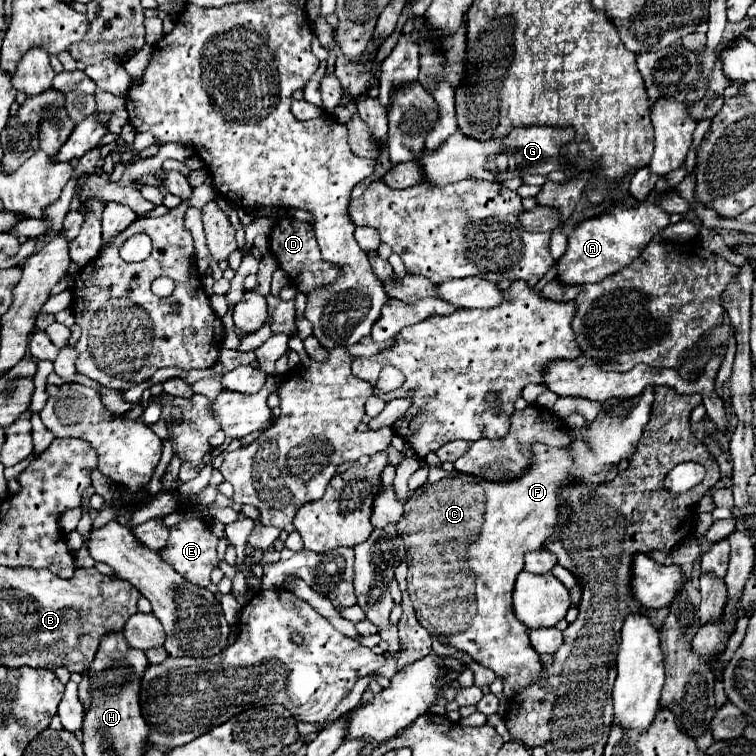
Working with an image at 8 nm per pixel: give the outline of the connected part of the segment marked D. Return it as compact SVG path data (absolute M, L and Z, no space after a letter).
M290 219L290 221L278 221L270 233L270 249L272 255L278 259L280 269L286 269L286 275L290 277L290 281L296 285L298 291L302 291L304 295L310 295L314 289L322 289L330 283L336 281L338 277L338 267L334 263L322 261L312 225L308 221L298 221L298 219Z

